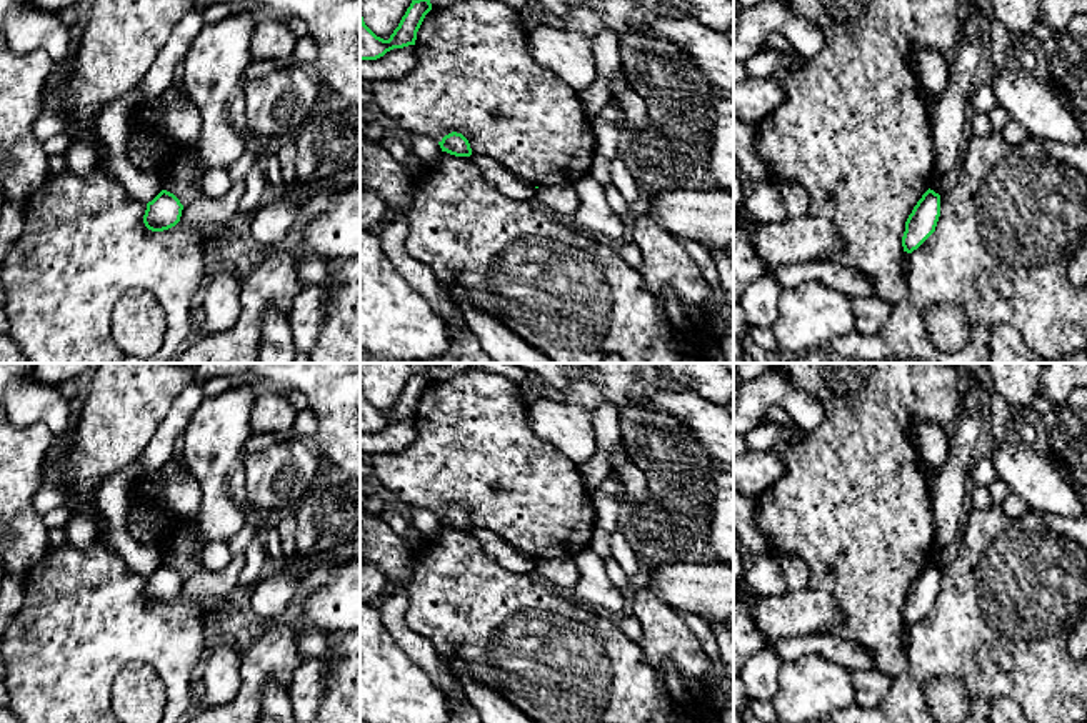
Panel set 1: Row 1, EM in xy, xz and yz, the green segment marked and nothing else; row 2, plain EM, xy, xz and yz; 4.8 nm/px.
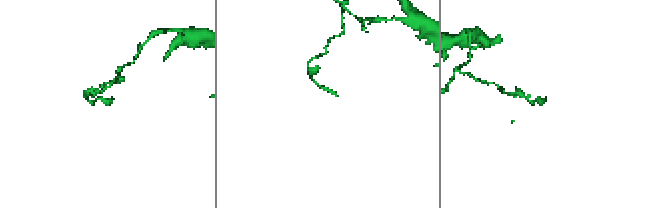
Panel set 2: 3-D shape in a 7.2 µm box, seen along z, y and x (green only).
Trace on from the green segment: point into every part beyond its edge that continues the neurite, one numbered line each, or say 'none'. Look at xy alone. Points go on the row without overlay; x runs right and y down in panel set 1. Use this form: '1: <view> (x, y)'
none

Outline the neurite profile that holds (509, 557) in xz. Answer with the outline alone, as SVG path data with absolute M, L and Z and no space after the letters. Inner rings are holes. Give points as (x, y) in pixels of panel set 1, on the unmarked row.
M473 528L472 531L480 541L483 551L490 558L497 560L498 565L505 570L523 575L535 571L537 561L532 556L518 551L515 546L512 546L508 541L505 541L493 531L487 528Z

